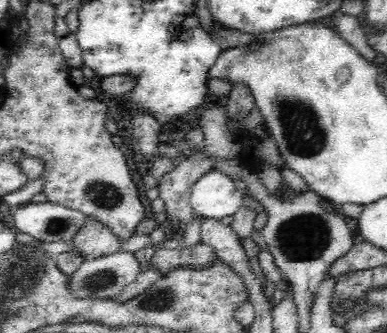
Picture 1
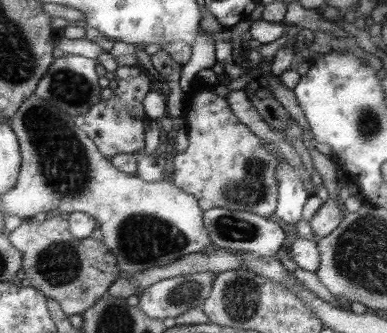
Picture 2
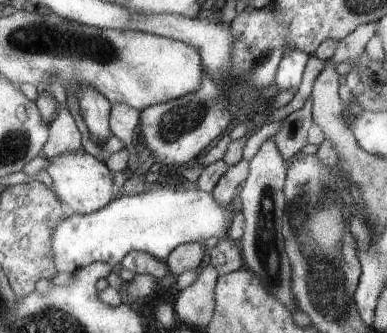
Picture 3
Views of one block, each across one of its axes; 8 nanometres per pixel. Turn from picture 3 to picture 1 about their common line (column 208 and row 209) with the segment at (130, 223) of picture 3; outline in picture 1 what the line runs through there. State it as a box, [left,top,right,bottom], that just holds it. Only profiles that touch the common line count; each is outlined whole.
[190,170,244,222]

